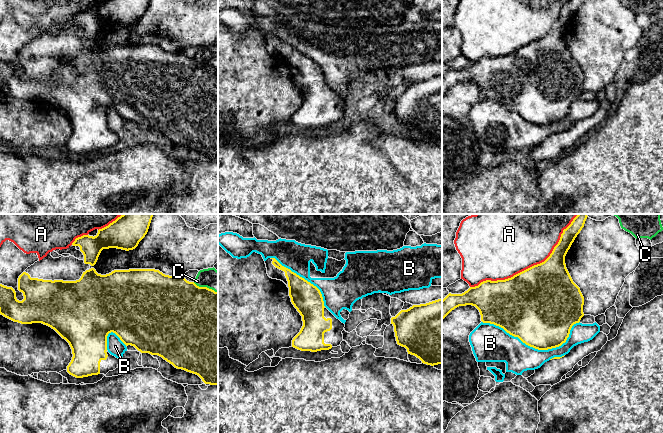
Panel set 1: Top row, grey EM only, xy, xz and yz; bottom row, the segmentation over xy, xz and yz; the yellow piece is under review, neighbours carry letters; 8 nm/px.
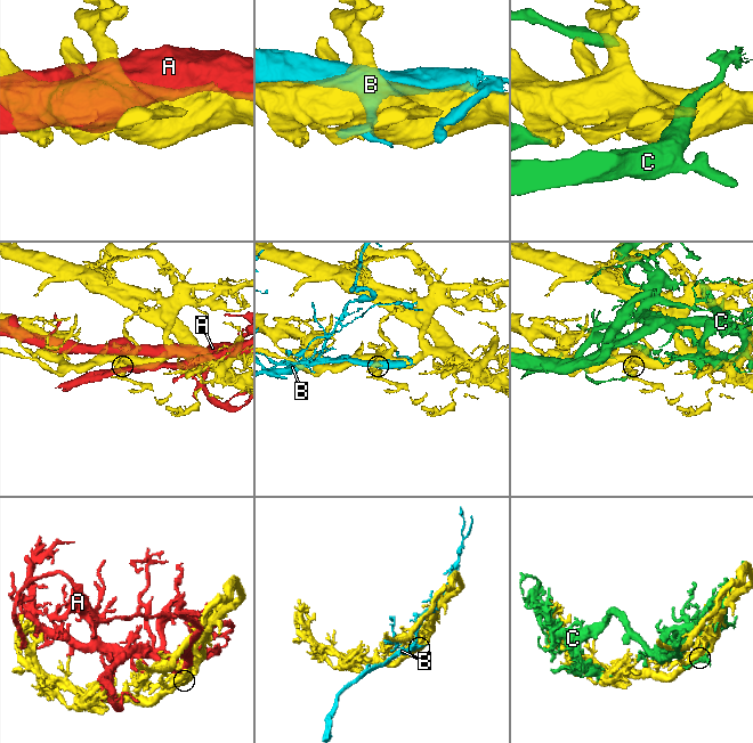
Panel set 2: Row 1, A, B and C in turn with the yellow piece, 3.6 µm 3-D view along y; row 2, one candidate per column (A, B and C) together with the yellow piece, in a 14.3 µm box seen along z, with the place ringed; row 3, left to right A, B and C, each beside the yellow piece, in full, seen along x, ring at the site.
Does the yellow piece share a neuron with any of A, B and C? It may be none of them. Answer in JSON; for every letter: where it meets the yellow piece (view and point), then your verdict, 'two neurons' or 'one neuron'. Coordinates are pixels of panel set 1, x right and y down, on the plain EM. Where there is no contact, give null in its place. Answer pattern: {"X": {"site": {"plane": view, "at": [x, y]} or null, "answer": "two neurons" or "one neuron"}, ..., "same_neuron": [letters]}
{"A": {"site": {"plane": "yz", "at": [526, 45]}, "answer": "two neurons"}, "B": {"site": {"plane": "yz", "at": [535, 124]}, "answer": "two neurons"}, "C": {"site": {"plane": "xy", "at": [205, 63]}, "answer": "two neurons"}, "same_neuron": []}

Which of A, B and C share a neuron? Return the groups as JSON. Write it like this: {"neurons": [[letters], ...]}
{"neurons": [["A"], ["B"], ["C"]]}

